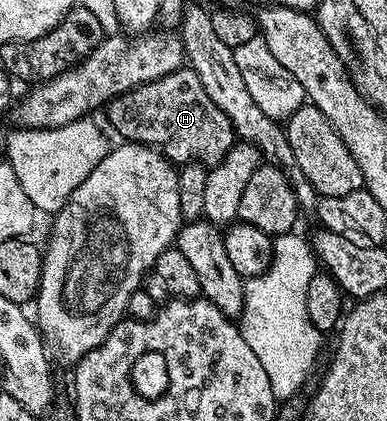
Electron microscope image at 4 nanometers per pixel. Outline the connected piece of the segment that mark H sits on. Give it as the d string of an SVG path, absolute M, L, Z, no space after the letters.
M192 68L176 70L159 80L138 86L129 94L121 94L108 103L108 110L110 124L122 134L120 137L124 141L152 146L174 164L189 164L196 160L206 167L215 167L223 156L227 156L235 141L231 120L227 120L215 100L207 96L203 80L199 80Z

